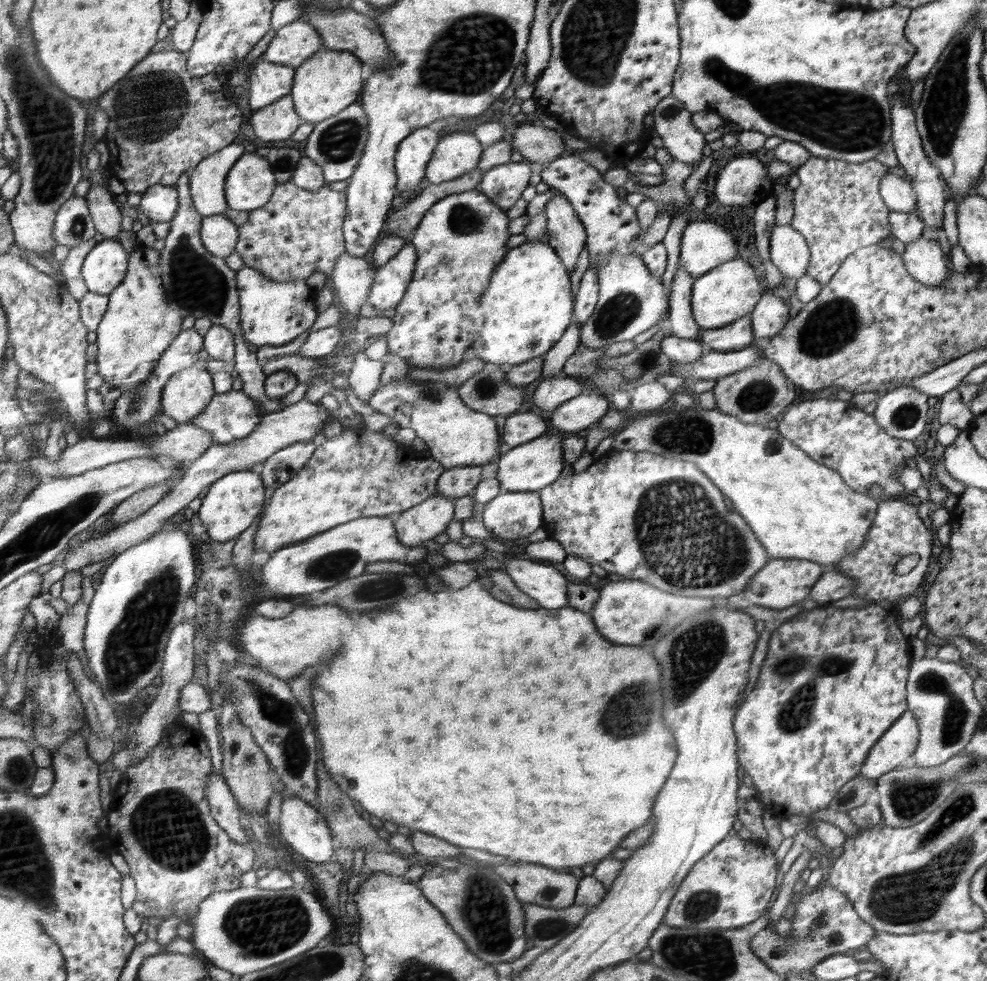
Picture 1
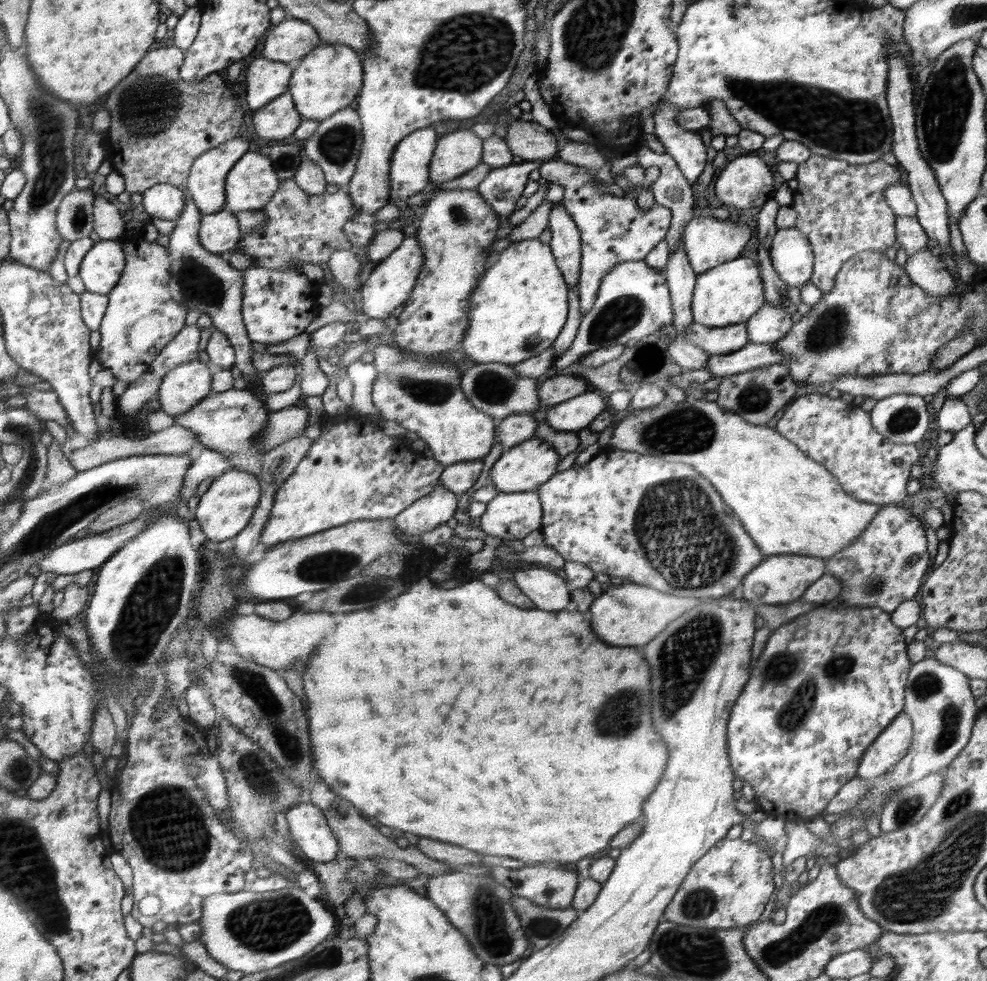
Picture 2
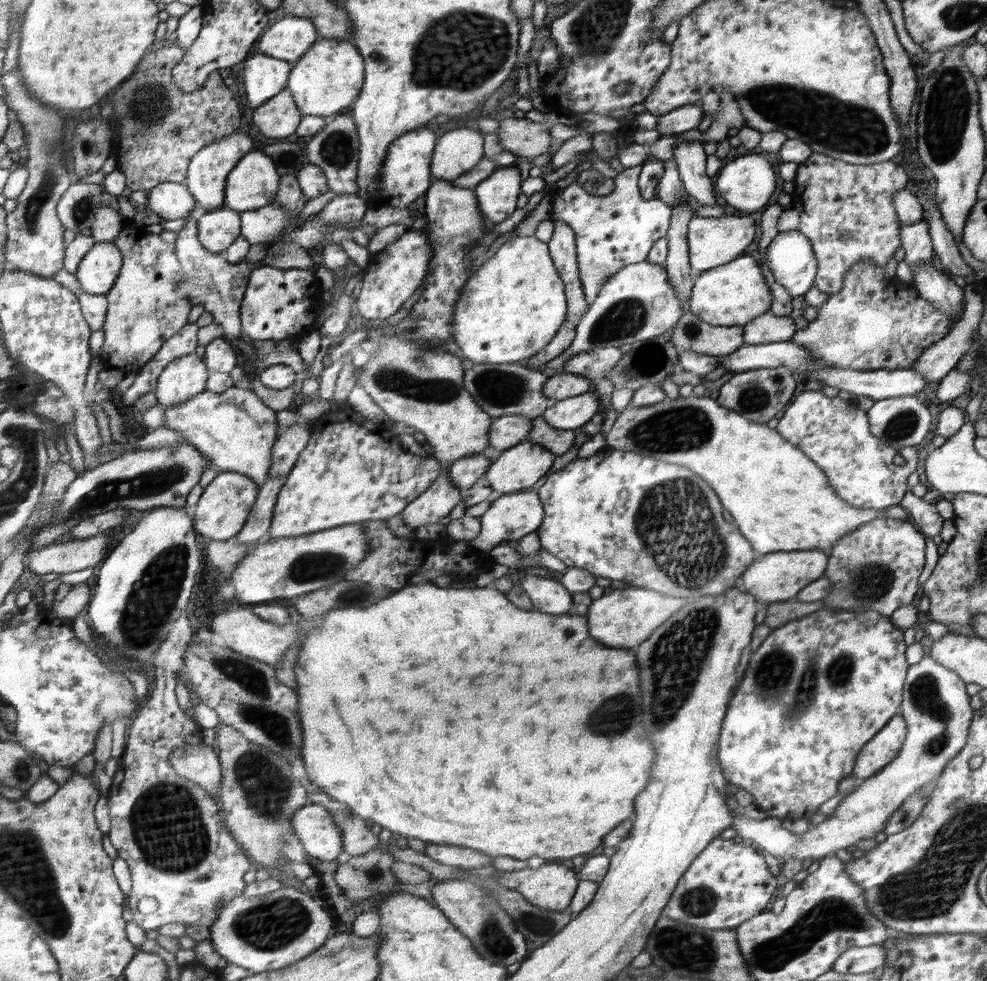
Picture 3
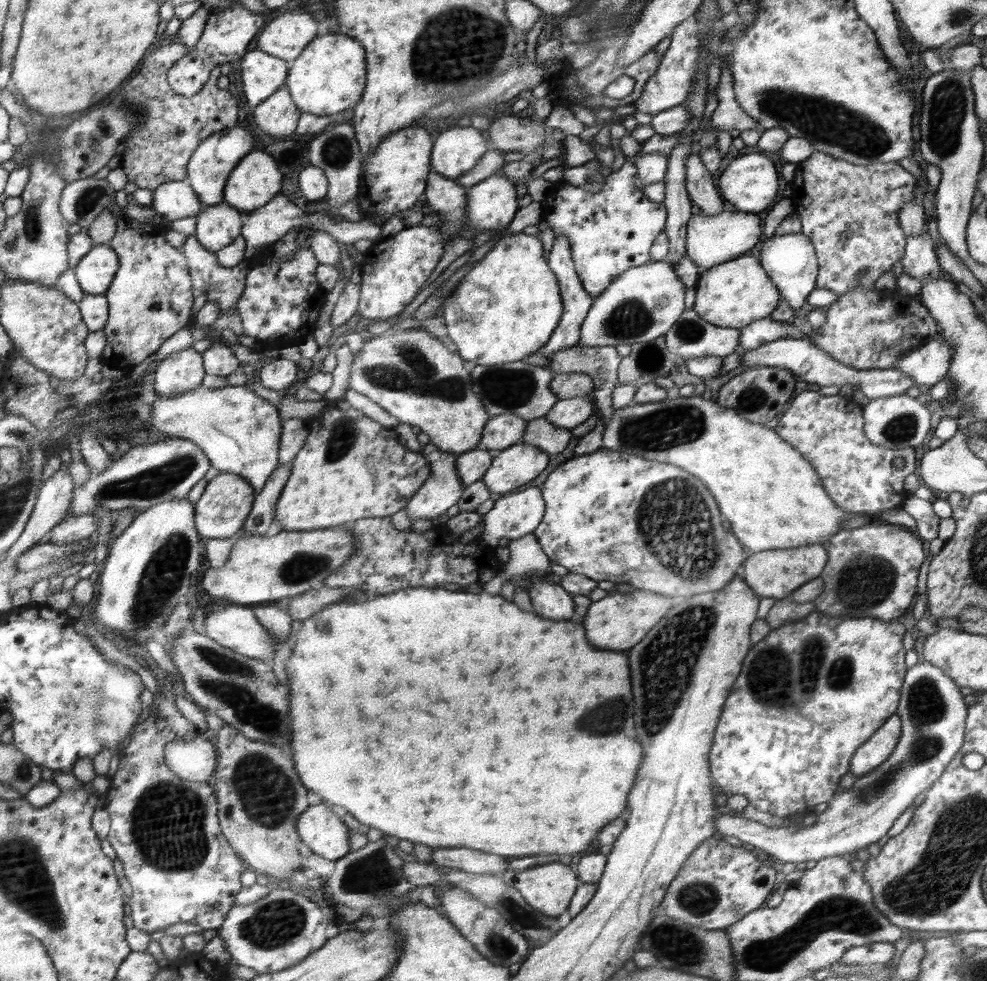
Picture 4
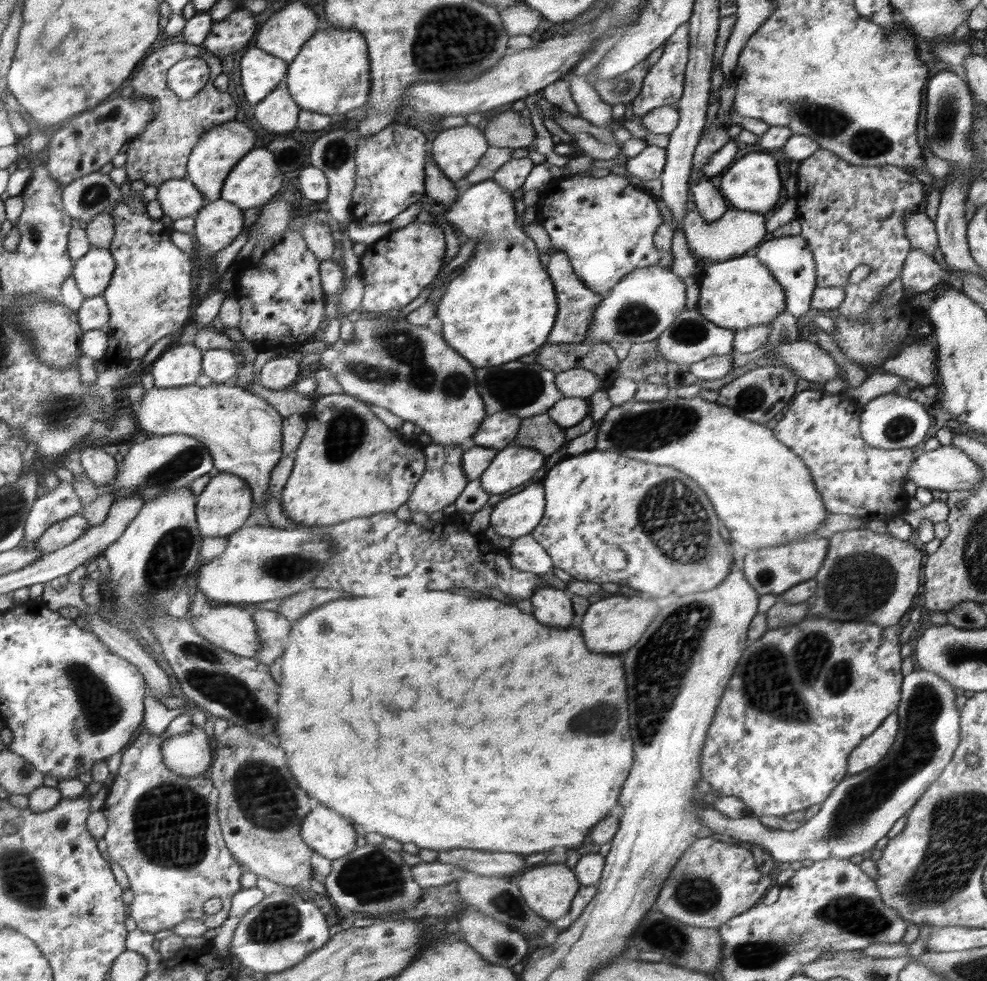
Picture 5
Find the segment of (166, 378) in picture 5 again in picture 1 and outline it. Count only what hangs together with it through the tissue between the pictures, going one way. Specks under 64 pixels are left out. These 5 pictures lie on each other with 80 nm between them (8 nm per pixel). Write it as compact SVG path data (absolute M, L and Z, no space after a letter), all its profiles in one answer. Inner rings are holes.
M194 365L173 376L163 394L164 413L190 424L211 405L217 395L215 374Z

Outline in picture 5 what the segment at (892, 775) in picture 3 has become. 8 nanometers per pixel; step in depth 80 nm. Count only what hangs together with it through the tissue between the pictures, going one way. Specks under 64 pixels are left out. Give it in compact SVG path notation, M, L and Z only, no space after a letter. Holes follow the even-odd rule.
M916 667L903 682L903 701L895 712L899 715L900 733L895 744L886 757L871 769L864 770L852 776L846 776L836 786L831 796L821 803L816 814L806 818L806 823L793 831L771 829L760 823L758 817L747 814L738 819L732 819L709 805L698 805L699 821L708 828L720 834L727 834L739 840L750 842L765 848L779 864L790 864L795 860L809 863L827 858L850 858L856 854L874 848L880 838L884 838L894 828L899 818L906 814L919 802L919 798L927 792L932 784L943 773L950 763L954 751L960 742L960 713L954 706L952 685L934 671Z

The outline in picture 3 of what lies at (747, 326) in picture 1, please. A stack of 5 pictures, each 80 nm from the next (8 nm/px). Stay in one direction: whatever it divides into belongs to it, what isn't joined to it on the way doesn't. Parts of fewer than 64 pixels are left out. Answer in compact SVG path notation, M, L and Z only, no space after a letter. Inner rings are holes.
M688 311L683 314L678 324L672 329L671 341L678 352L694 351L698 354L725 357L745 345L743 334L743 326L712 326L711 324L702 322L695 314Z

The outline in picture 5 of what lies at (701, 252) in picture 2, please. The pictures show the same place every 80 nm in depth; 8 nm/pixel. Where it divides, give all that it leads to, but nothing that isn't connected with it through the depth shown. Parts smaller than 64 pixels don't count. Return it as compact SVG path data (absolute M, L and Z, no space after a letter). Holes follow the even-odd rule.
M695 209L686 211L686 216L682 220L682 230L686 237L689 252L695 258L701 258L713 265L744 255L746 252L752 253L756 245L764 241L764 236L766 236L765 224L764 214L754 214L738 209L728 210L717 221L708 222Z

